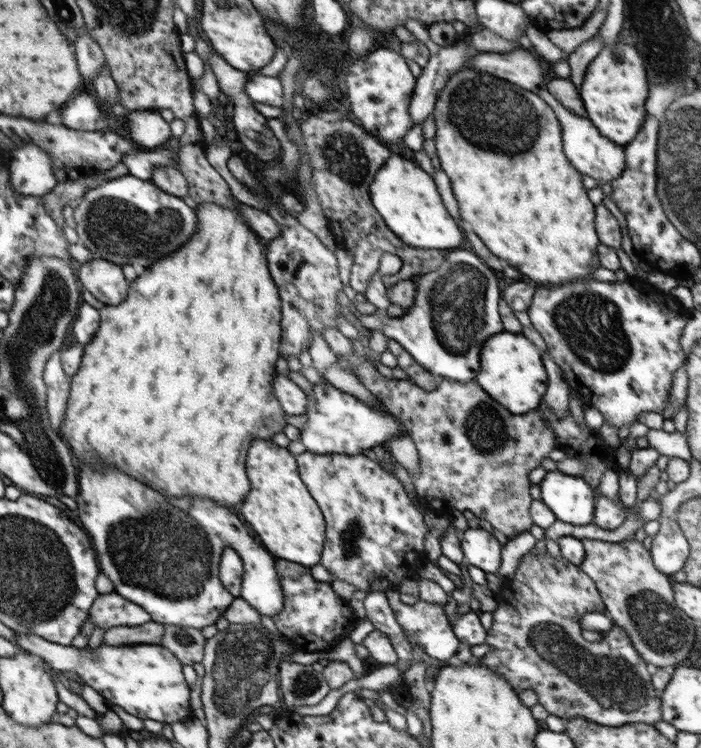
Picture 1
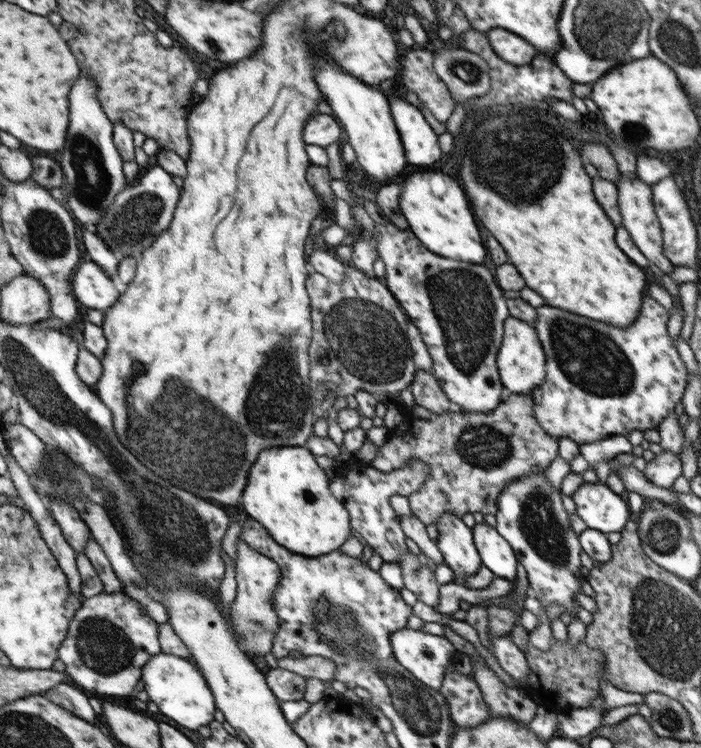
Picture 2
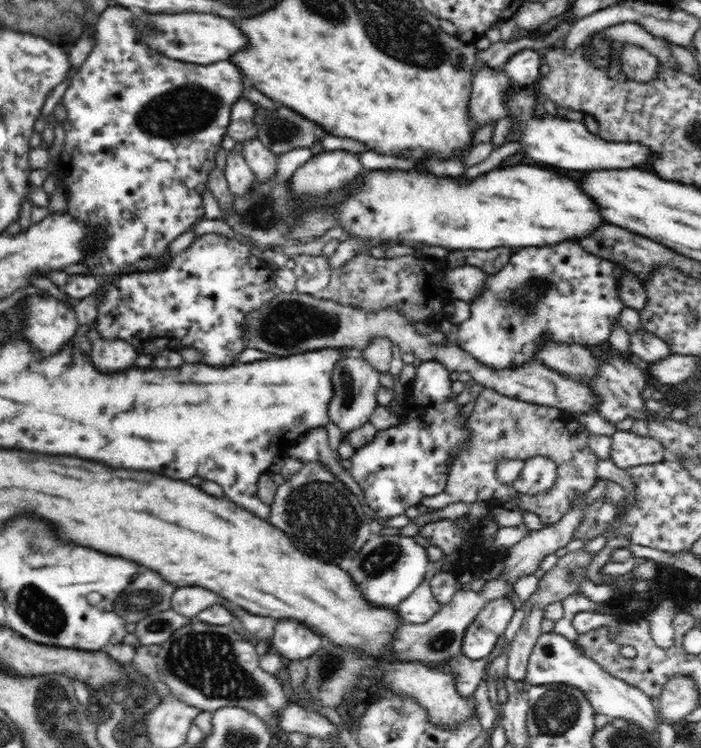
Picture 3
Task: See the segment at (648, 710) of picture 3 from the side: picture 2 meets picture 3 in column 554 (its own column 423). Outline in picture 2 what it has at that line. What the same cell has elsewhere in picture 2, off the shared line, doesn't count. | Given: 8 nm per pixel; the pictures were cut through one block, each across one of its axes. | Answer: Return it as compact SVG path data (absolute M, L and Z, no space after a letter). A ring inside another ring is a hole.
M410 628L392 633L390 640L398 662L420 682L439 691L444 671L456 651L455 646L445 636Z

